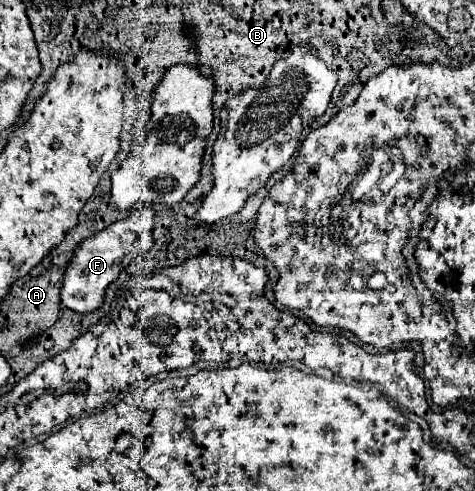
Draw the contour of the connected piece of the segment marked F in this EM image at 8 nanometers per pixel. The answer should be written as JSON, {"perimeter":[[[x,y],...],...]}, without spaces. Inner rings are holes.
{"perimeter":[[[139,207],[127,219],[115,221],[111,227],[101,233],[85,239],[75,251],[75,259],[69,263],[63,287],[61,287],[61,303],[63,307],[75,313],[91,313],[103,305],[105,289],[119,277],[119,273],[141,253],[145,253],[153,245],[153,209]]]}

